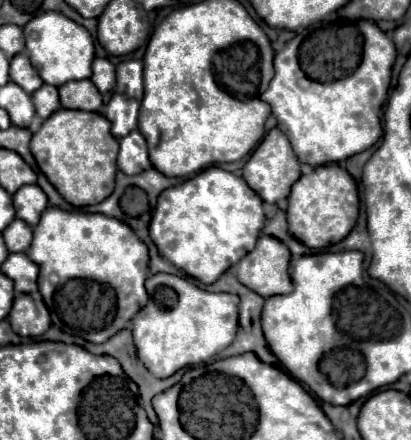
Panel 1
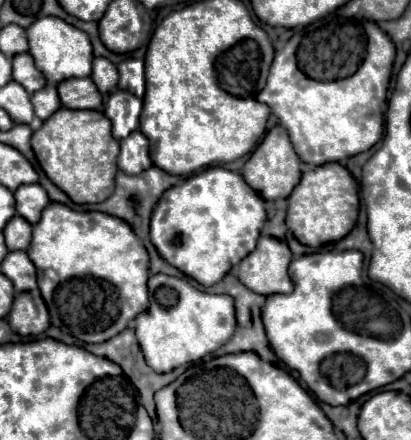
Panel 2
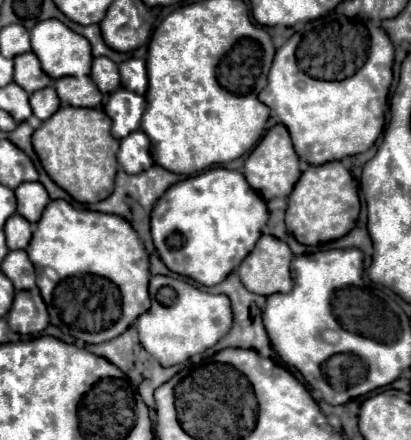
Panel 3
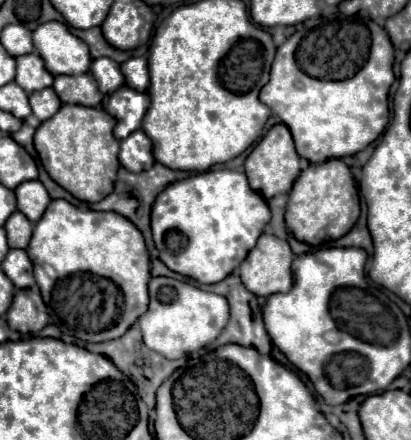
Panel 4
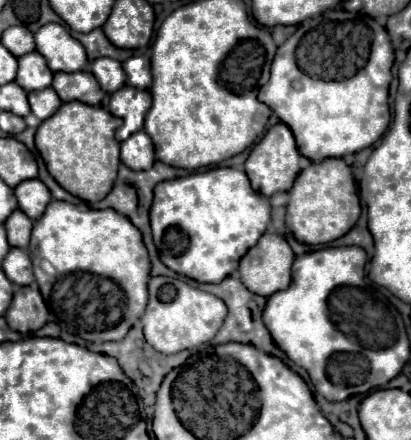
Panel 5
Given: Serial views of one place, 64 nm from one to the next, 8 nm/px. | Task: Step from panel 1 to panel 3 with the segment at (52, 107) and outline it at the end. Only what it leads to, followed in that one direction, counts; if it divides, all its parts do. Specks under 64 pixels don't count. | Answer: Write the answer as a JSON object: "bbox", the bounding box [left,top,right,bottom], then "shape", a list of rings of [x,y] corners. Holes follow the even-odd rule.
{"bbox":[30,86,60,120],"shape":[[[48,86],[48,88],[34,92],[30,96],[30,106],[34,110],[34,116],[38,116],[40,120],[48,120],[60,108],[60,100],[56,96],[54,86]]]}

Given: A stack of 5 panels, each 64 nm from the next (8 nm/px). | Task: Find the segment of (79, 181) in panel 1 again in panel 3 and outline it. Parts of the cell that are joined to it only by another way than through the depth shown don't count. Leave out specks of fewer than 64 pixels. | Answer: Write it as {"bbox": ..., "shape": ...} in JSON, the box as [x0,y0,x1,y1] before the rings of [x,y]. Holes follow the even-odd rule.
{"bbox":[32,106,118,204],"shape":[[[60,106],[54,116],[50,116],[42,126],[34,132],[32,136],[32,146],[38,154],[38,160],[46,174],[62,188],[66,190],[76,202],[82,204],[92,204],[108,198],[114,190],[114,176],[118,172],[118,140],[112,138],[110,134],[110,118],[102,108],[72,108],[72,106]]]}

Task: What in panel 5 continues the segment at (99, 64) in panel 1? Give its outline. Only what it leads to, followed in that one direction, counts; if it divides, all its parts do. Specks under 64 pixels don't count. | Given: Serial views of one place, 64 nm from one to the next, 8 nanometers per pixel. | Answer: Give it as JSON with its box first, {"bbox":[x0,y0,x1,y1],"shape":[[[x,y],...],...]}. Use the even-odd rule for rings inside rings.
{"bbox":[92,58,126,94],"shape":[[[98,58],[92,64],[92,74],[96,76],[100,88],[108,94],[116,92],[116,88],[122,88],[126,84],[126,74],[118,60],[114,58]]]}

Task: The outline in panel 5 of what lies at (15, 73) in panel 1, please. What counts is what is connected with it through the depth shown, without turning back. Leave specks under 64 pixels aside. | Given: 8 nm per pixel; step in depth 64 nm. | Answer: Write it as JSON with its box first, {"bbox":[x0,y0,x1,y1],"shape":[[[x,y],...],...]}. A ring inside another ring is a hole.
{"bbox":[16,52,52,92],"shape":[[[30,52],[18,58],[16,84],[20,84],[26,92],[42,90],[52,84],[52,72],[38,52]]]}

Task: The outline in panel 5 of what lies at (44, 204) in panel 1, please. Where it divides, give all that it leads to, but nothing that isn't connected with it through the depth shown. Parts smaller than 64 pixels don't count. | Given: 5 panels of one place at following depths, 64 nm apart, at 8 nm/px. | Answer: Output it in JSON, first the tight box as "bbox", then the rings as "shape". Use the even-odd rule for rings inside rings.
{"bbox":[16,178,52,220],"shape":[[[38,178],[32,180],[24,180],[20,182],[16,188],[16,198],[18,198],[18,208],[30,218],[30,220],[38,220],[44,214],[44,208],[48,206],[48,202],[52,200],[50,190],[46,188],[44,182],[40,182]]]}

